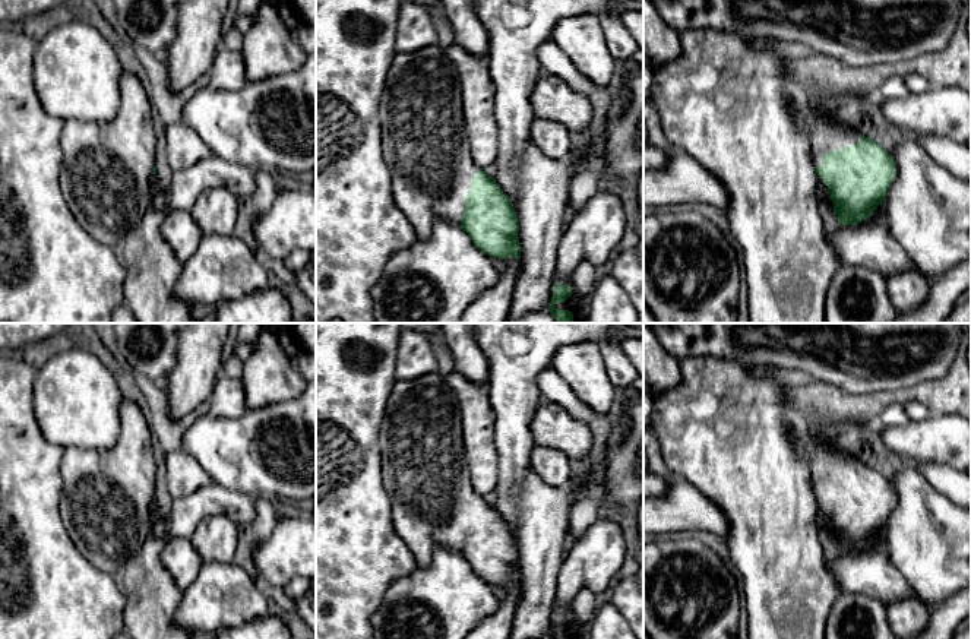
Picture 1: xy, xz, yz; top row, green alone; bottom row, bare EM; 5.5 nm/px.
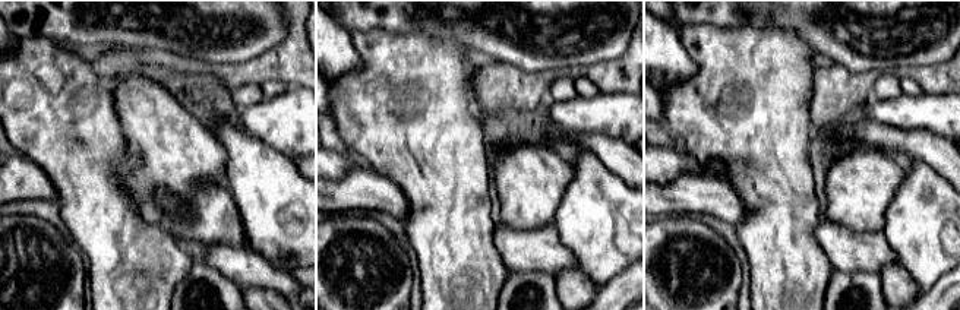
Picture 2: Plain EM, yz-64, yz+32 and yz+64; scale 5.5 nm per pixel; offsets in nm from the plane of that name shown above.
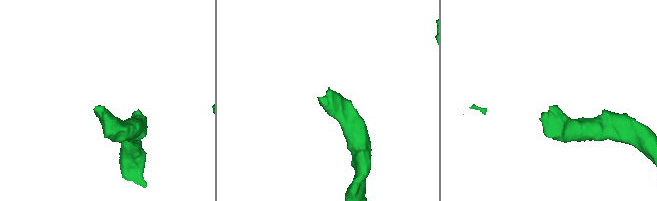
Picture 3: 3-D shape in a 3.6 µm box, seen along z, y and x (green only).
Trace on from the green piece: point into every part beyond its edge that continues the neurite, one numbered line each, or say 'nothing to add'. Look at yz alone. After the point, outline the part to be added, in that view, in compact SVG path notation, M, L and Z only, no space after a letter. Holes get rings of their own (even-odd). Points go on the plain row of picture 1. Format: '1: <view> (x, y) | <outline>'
1: yz (824, 462) | M790 431L791 442L801 458L807 462L810 469L810 487L815 496L822 493L826 480L838 478L842 474L854 474L860 469L860 464L853 455L853 447L841 450L838 447L828 447L822 443L823 437L835 437L842 440L838 433L796 433Z

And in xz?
1: xz (421, 442) | M439 371L395 382L379 430L379 447L393 528L414 554L417 567L430 566L436 544L461 554L465 525L480 494L464 459L459 399Z

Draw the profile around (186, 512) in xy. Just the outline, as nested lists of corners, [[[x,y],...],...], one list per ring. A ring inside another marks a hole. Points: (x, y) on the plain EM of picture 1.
[[[212,481],[192,494],[173,500],[168,535],[190,540],[203,519],[219,513],[231,518],[247,534],[257,513],[256,497]]]

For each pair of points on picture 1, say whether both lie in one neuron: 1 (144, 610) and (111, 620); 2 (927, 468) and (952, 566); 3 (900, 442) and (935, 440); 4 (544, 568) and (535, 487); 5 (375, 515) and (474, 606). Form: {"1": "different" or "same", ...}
{"1": "different", "2": "different", "3": "same", "4": "same", "5": "different"}

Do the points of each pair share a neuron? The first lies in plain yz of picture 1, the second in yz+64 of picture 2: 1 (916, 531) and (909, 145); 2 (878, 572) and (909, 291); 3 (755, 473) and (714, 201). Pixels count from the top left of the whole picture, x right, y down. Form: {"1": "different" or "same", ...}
{"1": "different", "2": "different", "3": "different"}

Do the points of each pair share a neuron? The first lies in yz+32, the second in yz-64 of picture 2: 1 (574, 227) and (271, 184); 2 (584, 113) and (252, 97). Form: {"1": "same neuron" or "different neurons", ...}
{"1": "same neuron", "2": "different neurons"}

